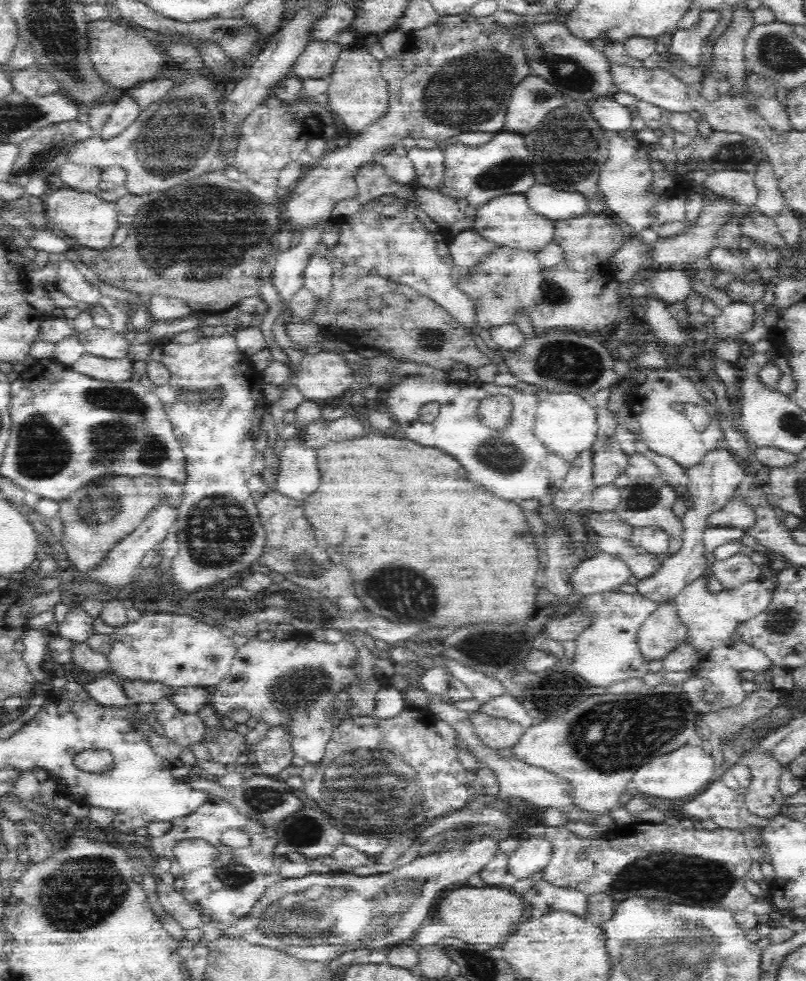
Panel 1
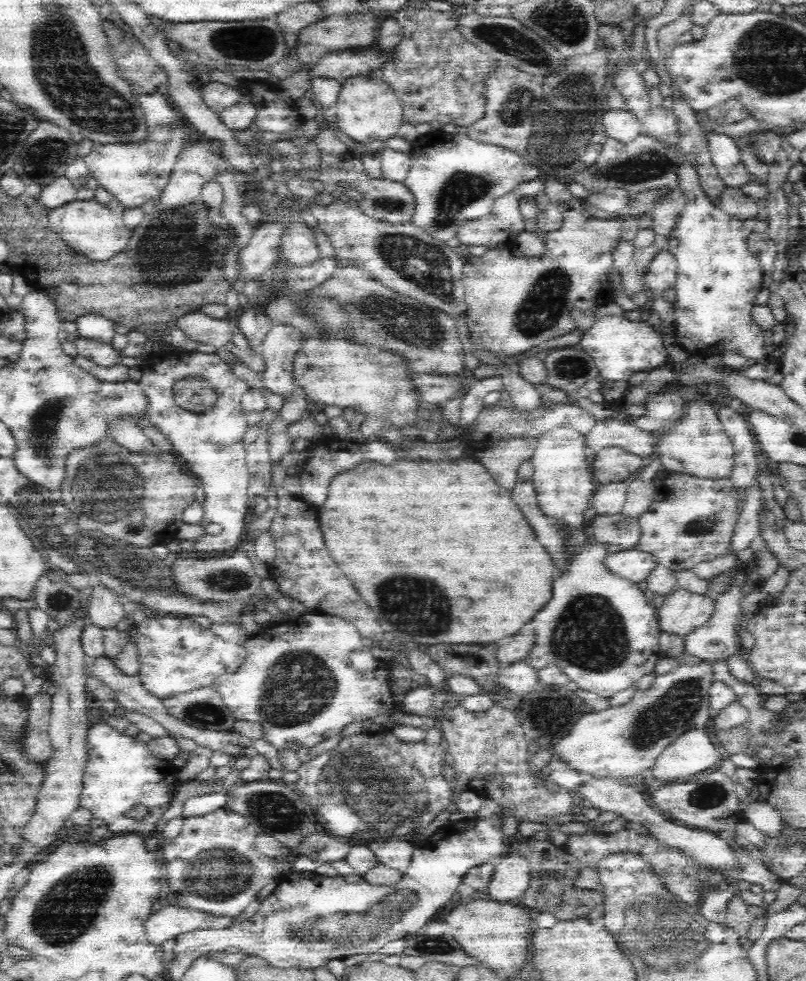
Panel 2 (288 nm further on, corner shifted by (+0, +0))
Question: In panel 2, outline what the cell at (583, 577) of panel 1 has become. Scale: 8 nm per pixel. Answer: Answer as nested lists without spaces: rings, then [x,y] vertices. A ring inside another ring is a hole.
[[[636,548],[604,556],[604,568],[608,574],[634,582],[636,586],[638,586],[638,582],[648,580],[654,566],[656,566],[656,560],[650,554],[638,552]]]

